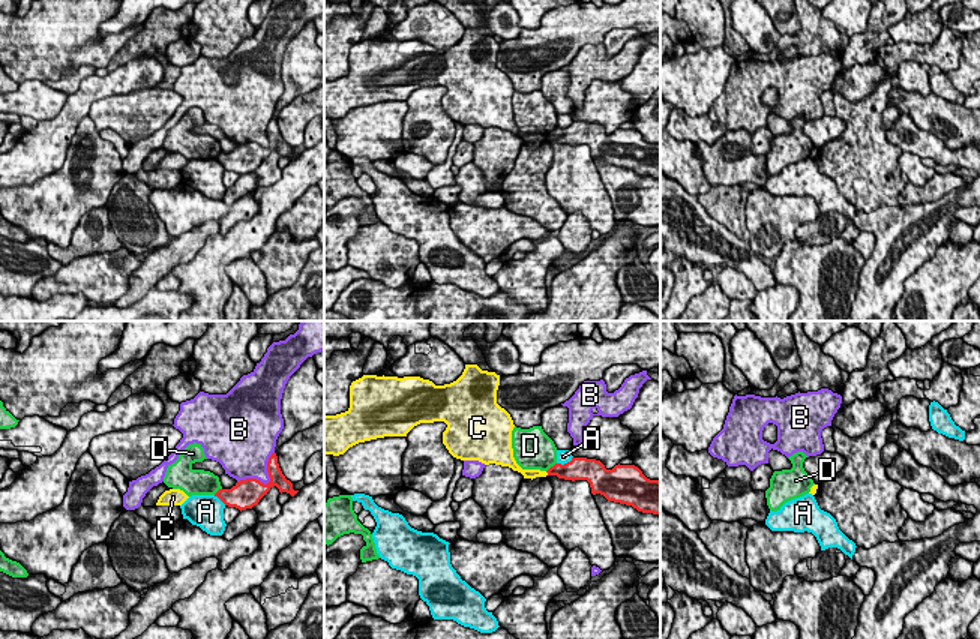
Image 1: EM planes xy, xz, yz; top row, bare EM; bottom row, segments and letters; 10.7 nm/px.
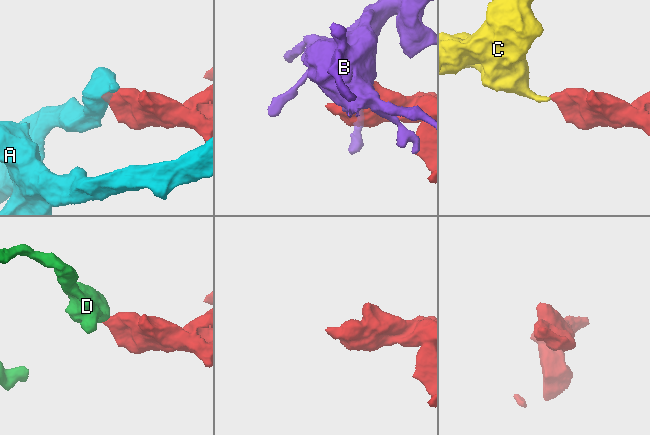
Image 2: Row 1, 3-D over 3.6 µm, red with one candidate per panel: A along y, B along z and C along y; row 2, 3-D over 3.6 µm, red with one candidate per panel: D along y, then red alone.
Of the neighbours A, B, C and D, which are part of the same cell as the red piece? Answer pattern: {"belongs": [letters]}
{"belongs": []}

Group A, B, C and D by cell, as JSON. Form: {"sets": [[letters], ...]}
{"sets": [["A"], ["B"], ["C"], ["D"]]}

